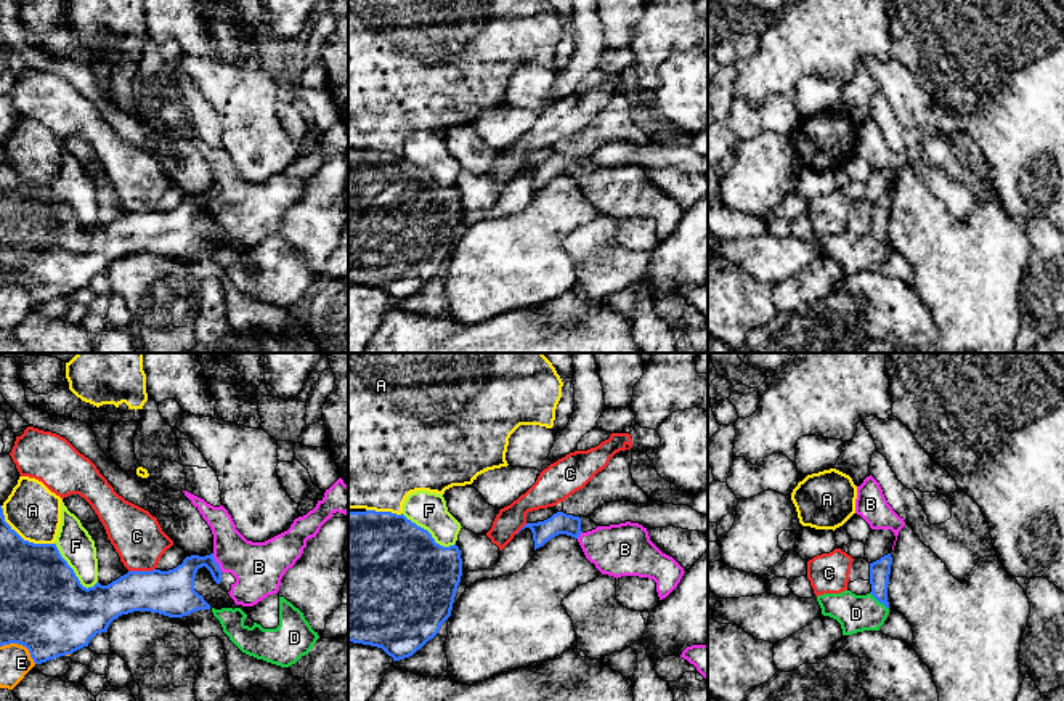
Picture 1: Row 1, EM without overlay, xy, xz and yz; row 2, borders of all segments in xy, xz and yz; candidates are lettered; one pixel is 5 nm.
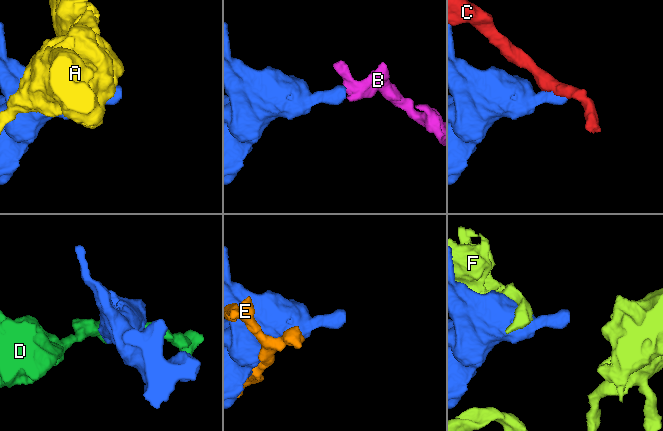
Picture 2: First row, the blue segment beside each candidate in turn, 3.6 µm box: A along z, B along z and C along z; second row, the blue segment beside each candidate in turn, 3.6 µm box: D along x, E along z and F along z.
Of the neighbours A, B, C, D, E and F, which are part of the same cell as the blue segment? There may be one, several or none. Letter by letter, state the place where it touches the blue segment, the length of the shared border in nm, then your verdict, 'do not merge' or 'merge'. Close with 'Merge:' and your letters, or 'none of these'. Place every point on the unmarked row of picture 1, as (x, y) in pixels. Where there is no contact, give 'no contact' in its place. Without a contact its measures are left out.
A: xy (21, 178) | 340 nm | do not merge
B: xy (217, 204) | 110 nm | merge
C: xy (142, 212) | 140 nm | do not merge
D: yz (880, 243) | 130 nm | do not merge
E: xy (21, 284) | 200 nm | do not merge
F: xy (71, 209) | 300 nm | do not merge
Merge: B

